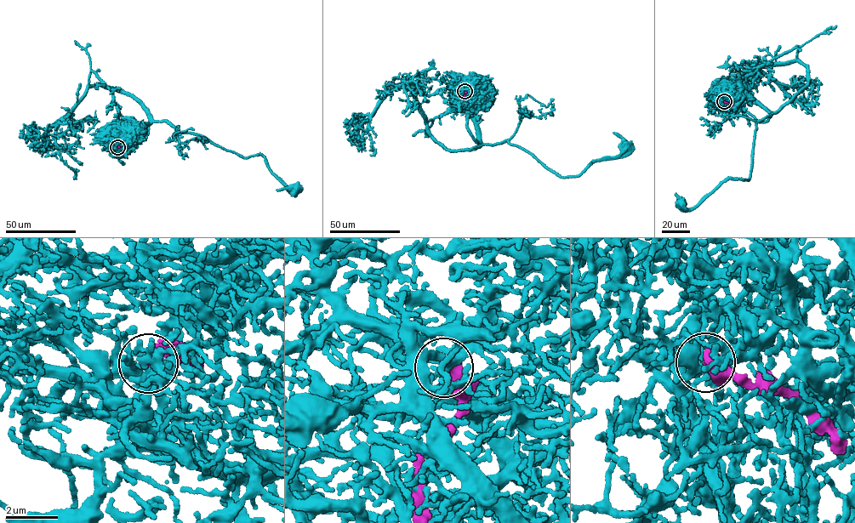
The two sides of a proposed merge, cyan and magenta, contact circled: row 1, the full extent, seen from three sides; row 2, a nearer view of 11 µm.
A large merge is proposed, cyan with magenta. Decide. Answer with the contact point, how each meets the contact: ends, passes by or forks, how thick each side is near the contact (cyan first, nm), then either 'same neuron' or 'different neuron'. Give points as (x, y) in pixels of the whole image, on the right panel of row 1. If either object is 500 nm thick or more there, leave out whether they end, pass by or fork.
at (724, 101); cyan forks there; magenta ends there; 220 nm thick on the cyan side, 420 nm on the other; different neuron

